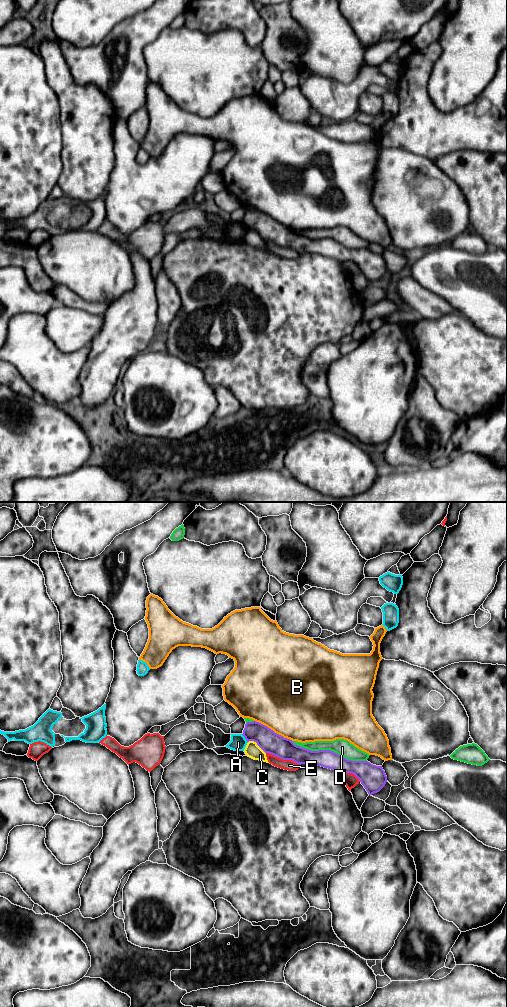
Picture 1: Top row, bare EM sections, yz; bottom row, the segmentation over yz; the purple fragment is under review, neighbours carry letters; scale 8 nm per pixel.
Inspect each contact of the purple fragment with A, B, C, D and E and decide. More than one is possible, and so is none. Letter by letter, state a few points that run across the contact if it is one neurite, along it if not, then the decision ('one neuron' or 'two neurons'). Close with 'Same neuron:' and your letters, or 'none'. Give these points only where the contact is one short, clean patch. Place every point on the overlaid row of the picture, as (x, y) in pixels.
A: line yz (241, 734), (247, 742); two neurons
B: two neurons
C: two neurons
D: two neurons
E: two neurons
Same neuron: none

